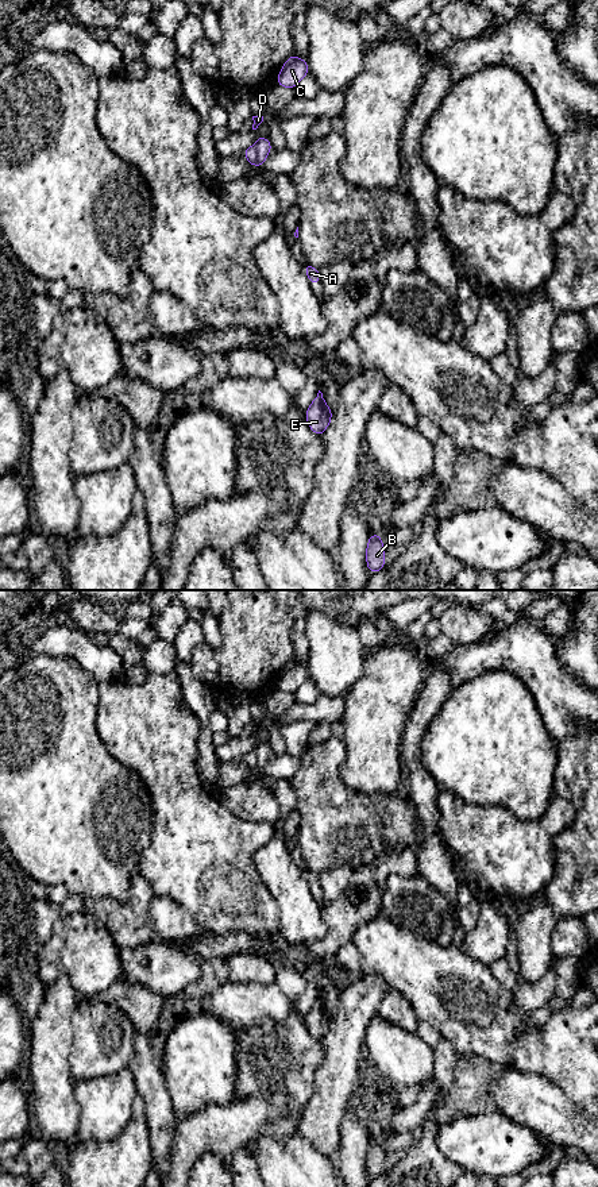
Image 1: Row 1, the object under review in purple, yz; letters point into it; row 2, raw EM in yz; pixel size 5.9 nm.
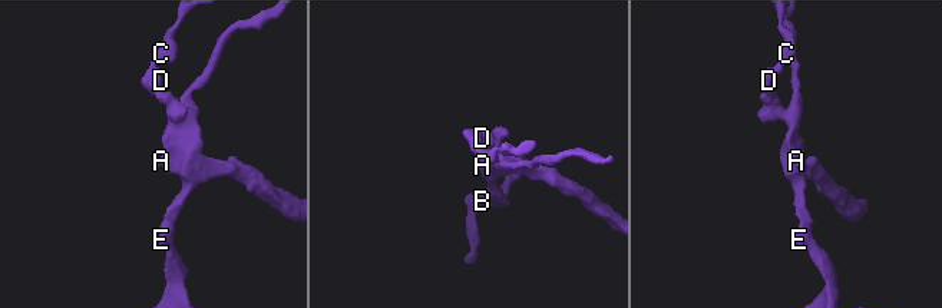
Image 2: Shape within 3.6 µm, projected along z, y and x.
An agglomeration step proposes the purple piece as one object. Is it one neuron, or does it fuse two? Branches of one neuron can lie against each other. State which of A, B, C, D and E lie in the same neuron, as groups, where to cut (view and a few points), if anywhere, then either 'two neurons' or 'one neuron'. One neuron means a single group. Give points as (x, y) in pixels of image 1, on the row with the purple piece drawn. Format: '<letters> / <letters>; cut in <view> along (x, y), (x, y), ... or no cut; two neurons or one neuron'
A B E / C D; cut in yz along (254, 145), (257, 151), (255, 165); two neurons

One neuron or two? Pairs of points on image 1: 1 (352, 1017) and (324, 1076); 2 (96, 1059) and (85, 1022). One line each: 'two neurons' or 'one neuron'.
1: one neuron
2: one neuron

